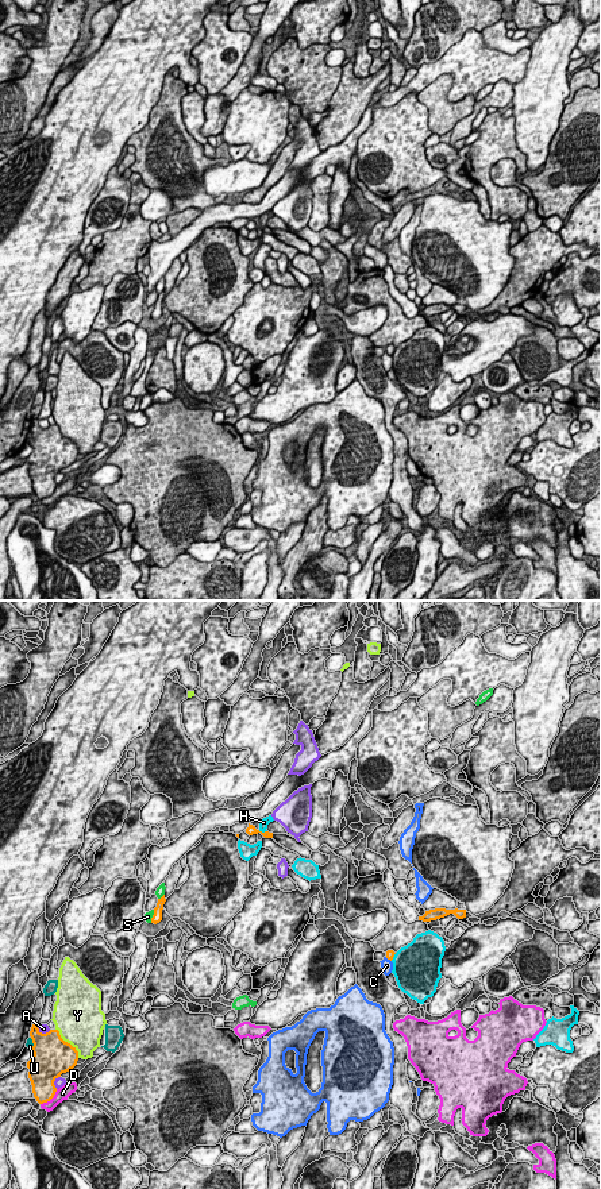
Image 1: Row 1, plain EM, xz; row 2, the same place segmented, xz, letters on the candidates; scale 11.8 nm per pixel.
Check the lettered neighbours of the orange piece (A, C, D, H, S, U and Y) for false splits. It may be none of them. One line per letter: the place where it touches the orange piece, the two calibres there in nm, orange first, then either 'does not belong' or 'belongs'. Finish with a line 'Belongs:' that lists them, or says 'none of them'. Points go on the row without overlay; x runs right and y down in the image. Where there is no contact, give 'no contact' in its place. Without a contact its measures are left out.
A: xz (43, 429) | 440/120 nm | does not belong
C: xz (388, 354) | 100/140 nm | does not belong
D: xz (50, 494) | 280/160 nm | does not belong
H: xz (261, 227) | 120/100 nm | does not belong
S: xz (162, 292) | 120/120 nm | does not belong
U: xz (33, 437) | 420/70 nm | does not belong
Y: xz (66, 437) | 460/480 nm | does not belong
Belongs: none of them

